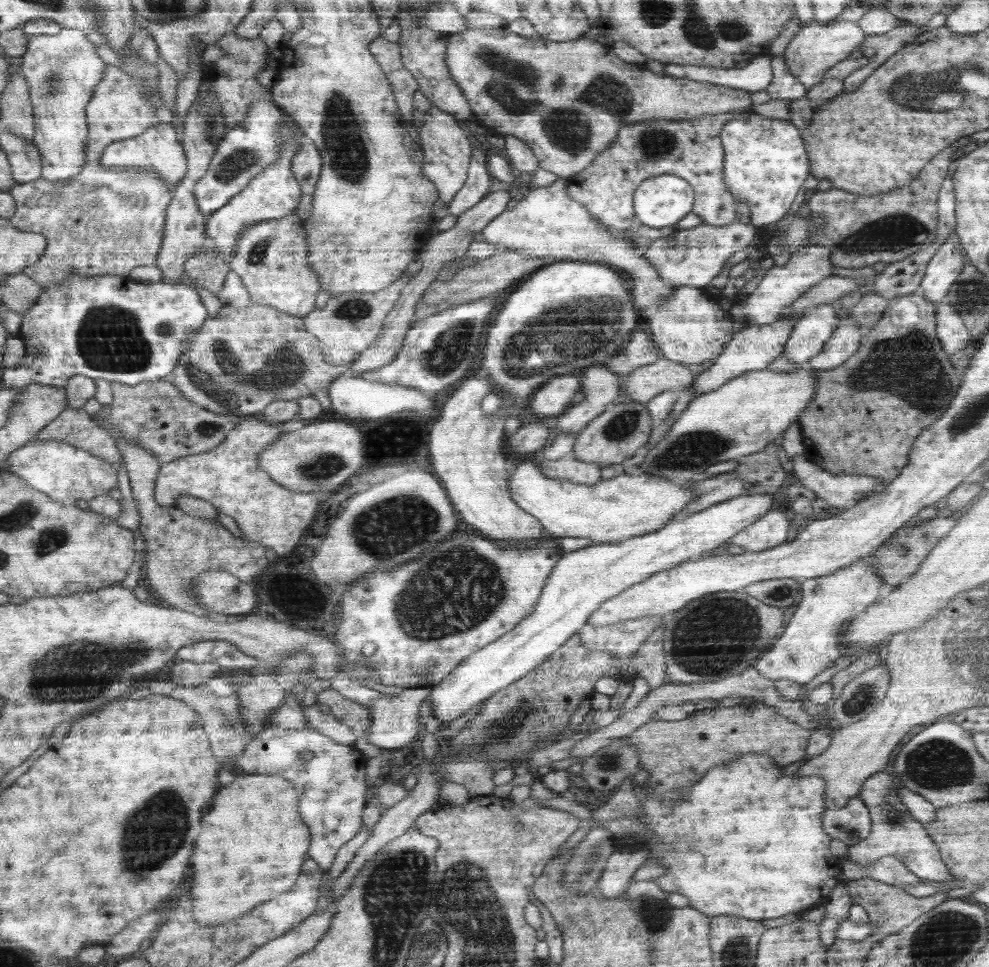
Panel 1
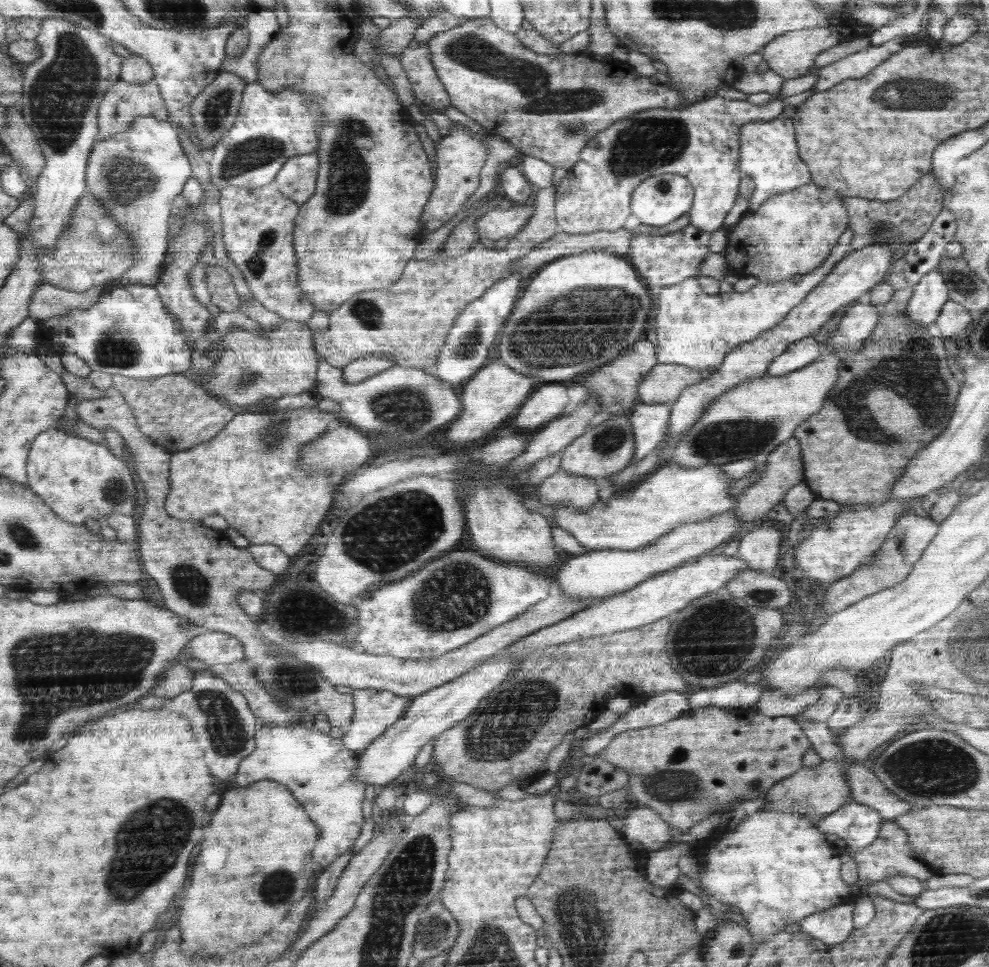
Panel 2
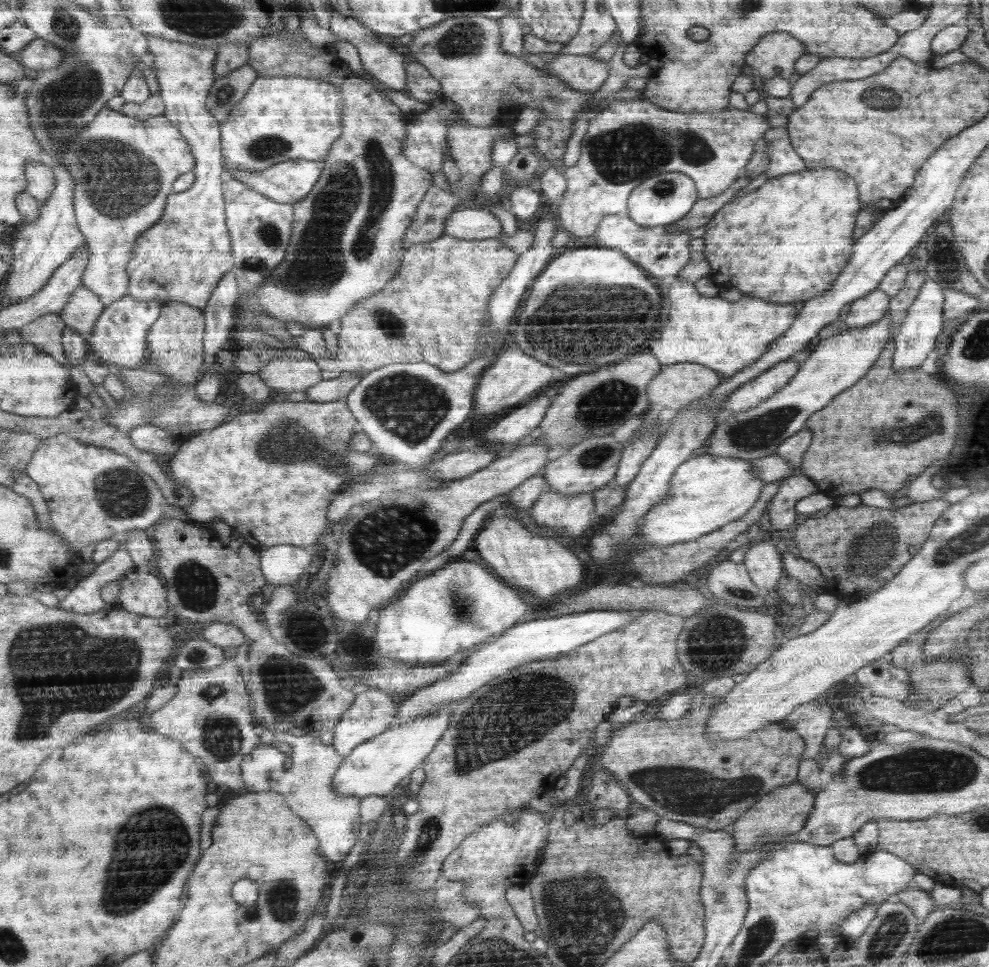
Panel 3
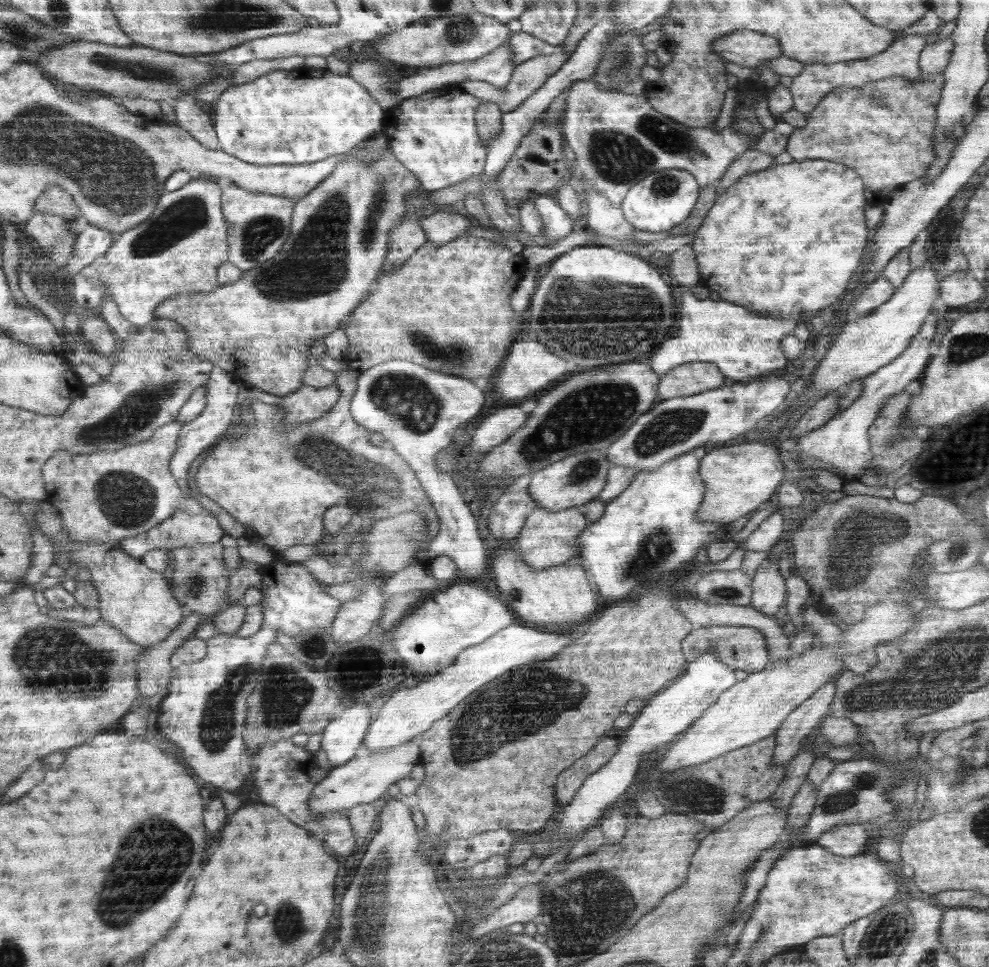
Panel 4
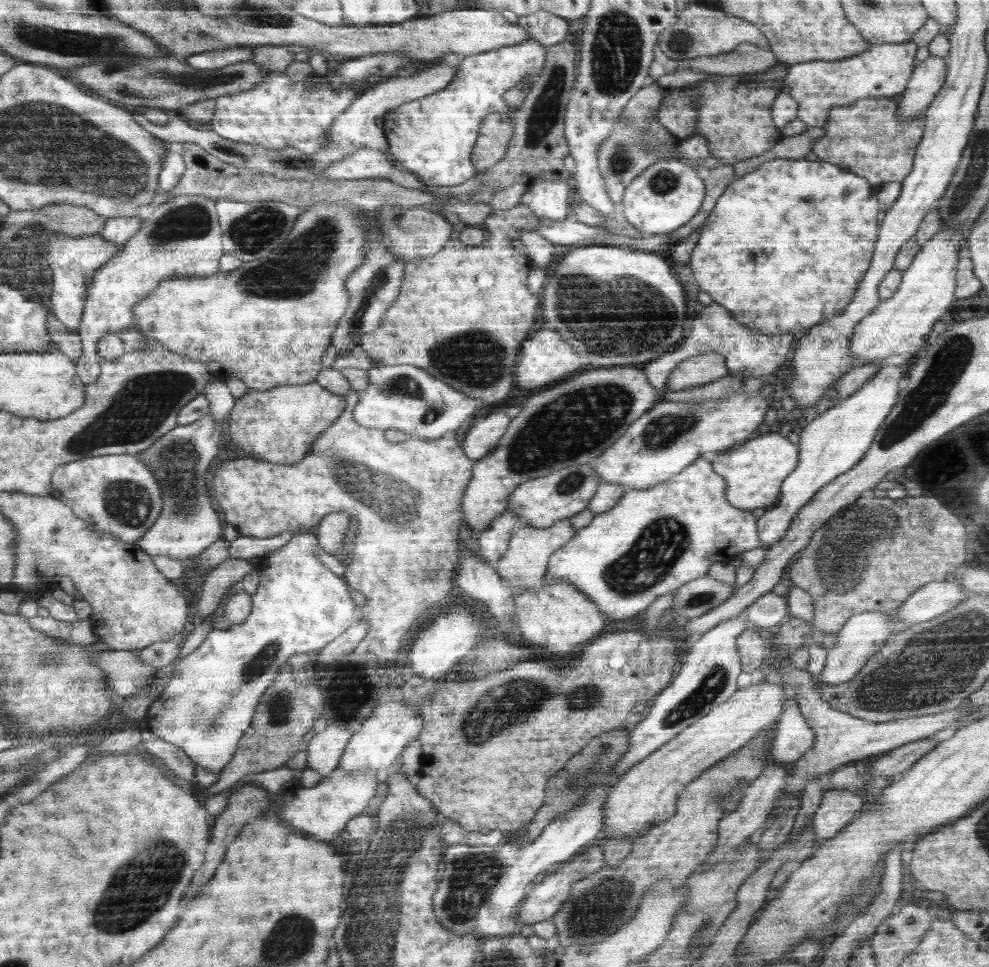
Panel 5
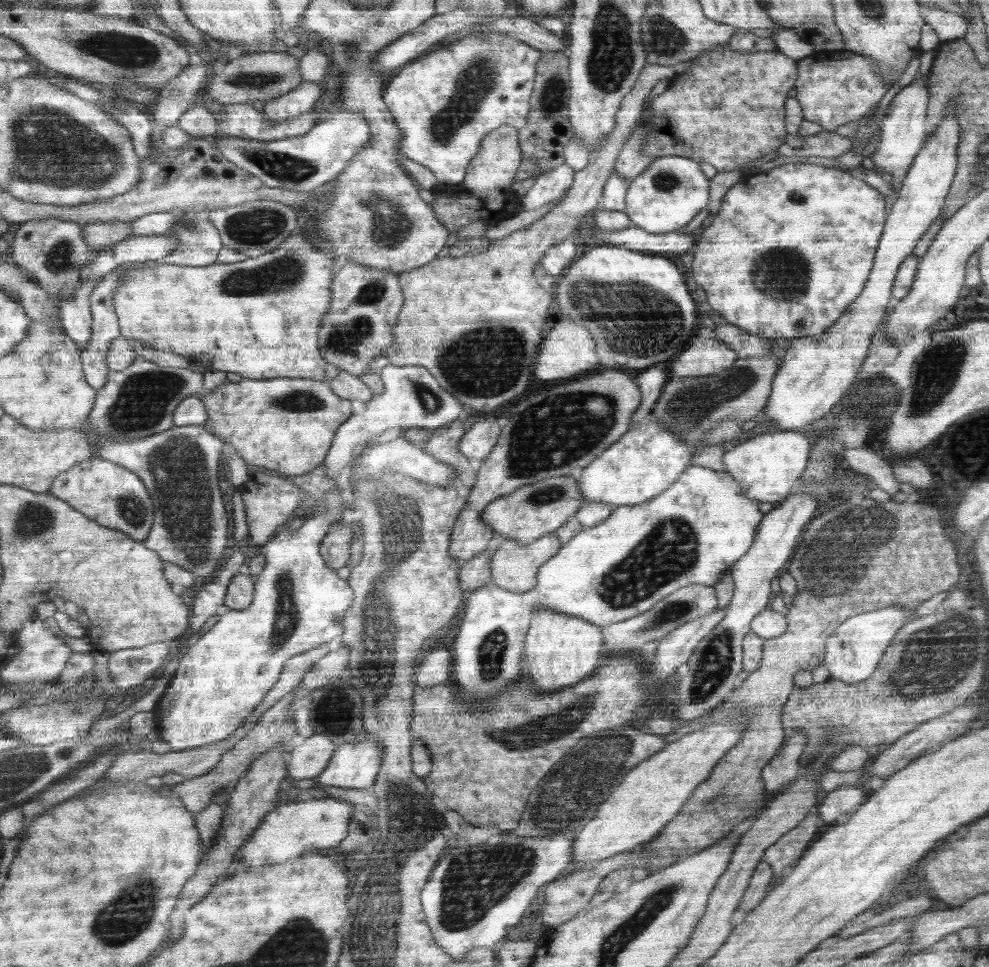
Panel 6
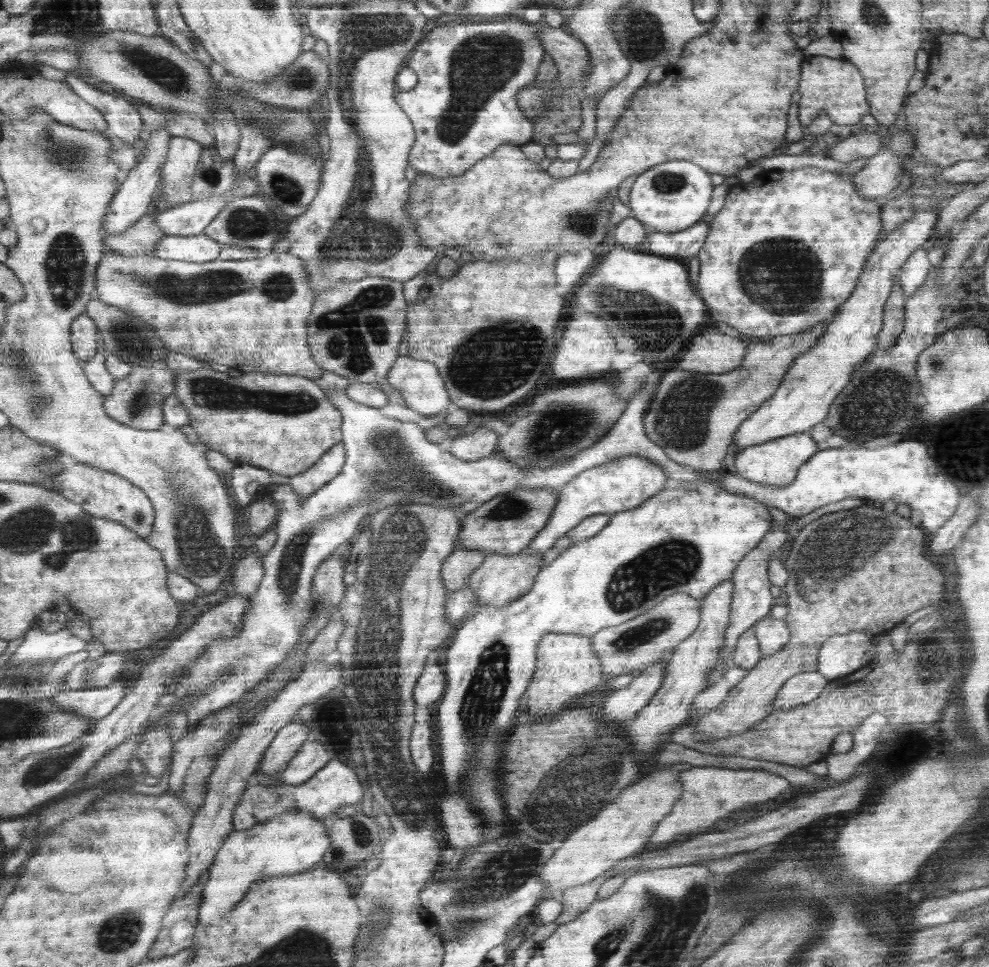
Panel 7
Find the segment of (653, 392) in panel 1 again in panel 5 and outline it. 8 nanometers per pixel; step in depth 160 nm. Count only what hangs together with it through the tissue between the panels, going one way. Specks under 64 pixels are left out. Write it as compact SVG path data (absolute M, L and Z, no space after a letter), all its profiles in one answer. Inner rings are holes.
M708 353L699 355L679 364L670 374L665 390L677 391L686 387L708 385L729 373L727 362L720 356L721 354Z

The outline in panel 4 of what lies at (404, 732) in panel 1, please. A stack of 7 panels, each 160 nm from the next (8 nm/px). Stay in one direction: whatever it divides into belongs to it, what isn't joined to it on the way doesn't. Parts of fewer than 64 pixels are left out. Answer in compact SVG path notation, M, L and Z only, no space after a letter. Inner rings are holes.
M355 704L327 724L321 732L321 748L326 752L332 768L343 765L361 753L374 715L374 709L368 704Z

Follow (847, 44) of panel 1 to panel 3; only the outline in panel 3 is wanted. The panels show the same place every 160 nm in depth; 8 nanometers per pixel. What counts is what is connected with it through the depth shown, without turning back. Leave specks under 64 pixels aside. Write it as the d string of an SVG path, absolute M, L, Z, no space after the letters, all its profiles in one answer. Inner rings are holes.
M768 33L758 42L758 45L747 54L745 64L756 70L763 80L771 78L789 79L796 72L796 62L807 53L806 43L800 42L794 35L788 33Z

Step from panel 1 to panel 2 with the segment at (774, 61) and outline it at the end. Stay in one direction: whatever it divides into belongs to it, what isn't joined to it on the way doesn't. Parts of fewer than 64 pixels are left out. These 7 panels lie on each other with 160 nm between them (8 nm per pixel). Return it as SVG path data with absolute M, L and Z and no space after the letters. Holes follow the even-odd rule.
M716 97L698 102L690 106L684 106L680 109L648 109L640 111L639 113L631 114L630 117L623 118L622 121L616 121L610 128L606 128L603 132L596 133L590 141L587 142L582 154L580 154L580 162L574 165L565 175L557 179L555 183L555 217L559 232L566 232L570 234L586 234L586 232L594 232L599 230L615 231L622 229L625 226L626 218L631 214L631 197L634 196L634 190L638 188L647 178L663 175L666 173L679 174L686 177L692 186L695 186L695 204L692 205L689 216L689 224L694 225L701 230L715 231L719 228L724 228L724 218L733 207L736 197L739 196L739 185L742 184L742 171L739 169L739 136L740 129L748 122L754 121L770 121L780 116L784 110L784 98L777 98L767 103L766 105L750 104L748 100L726 100L724 98Z

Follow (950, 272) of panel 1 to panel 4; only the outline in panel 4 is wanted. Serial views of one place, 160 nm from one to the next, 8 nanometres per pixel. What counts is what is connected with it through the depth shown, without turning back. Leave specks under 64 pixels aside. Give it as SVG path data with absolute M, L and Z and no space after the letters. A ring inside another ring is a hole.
M942 300L936 301L934 309L924 322L923 329L911 340L911 345L899 357L884 366L877 373L863 379L862 396L841 410L837 415L830 417L824 424L812 429L810 434L800 438L797 447L800 447L799 460L805 466L822 468L839 476L860 477L868 471L873 459L870 442L870 428L883 409L885 402L902 392L912 380L919 379L923 370L932 362L930 354L930 341L935 334L936 325L940 318L948 312L946 304Z

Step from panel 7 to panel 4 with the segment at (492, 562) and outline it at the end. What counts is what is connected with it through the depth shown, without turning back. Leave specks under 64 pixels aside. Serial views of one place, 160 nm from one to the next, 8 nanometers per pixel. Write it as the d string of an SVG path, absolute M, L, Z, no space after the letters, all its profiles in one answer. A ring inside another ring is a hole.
M536 507L526 519L516 540L522 549L524 562L530 563L535 570L542 571L550 566L558 566L566 560L574 558L579 552L579 537L588 526L586 517L580 512L580 507L566 510L550 511Z

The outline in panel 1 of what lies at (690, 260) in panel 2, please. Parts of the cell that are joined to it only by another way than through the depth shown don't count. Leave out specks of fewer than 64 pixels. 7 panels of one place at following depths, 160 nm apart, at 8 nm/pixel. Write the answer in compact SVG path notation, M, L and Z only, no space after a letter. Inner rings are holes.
M738 219L721 227L702 223L690 229L676 229L669 237L653 240L642 256L654 266L662 281L677 287L704 288L718 276L734 252L749 246L756 232L758 228L752 223Z

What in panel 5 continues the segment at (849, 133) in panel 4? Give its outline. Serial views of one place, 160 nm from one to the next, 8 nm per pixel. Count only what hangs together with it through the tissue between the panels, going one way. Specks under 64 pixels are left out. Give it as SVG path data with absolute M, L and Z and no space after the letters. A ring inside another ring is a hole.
M896 98L868 99L836 106L831 110L829 123L823 126L825 135L820 140L813 141L812 150L820 160L835 163L836 166L855 171L863 175L869 183L880 188L893 182L902 183L907 174L914 168L914 158L919 143L922 141L927 117L925 112L920 113L914 120L903 122L899 118L898 110L901 109L901 101Z

